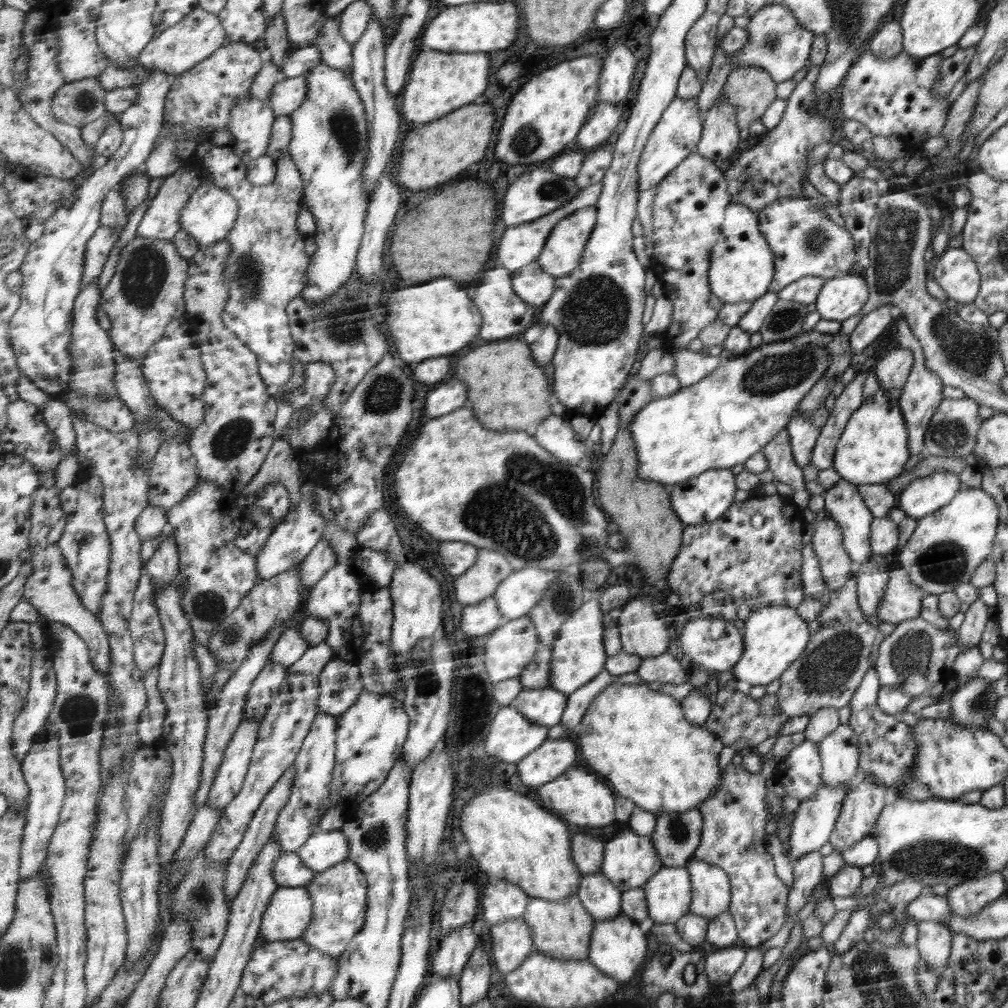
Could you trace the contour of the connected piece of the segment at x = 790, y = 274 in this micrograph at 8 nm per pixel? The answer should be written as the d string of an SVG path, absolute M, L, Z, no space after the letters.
M782 198L757 212L757 218L762 218L761 233L766 234L766 238L770 238L770 246L774 246L776 273L770 292L778 293L785 286L810 275L825 280L841 276L854 264L853 236L846 228L832 221L828 213L818 210L814 199Z

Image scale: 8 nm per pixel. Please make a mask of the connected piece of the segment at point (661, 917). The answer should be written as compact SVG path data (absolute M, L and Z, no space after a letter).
M686 867L662 868L643 889L648 922L672 924L692 912L693 881Z

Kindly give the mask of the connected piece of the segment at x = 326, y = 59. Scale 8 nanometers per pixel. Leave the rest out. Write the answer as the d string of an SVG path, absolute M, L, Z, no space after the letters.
M326 18L313 46L320 50L322 61L326 65L338 70L353 68L353 46L342 38L334 18Z

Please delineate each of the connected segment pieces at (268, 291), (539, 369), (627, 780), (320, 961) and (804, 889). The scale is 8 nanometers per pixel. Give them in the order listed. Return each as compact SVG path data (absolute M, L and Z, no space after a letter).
M213 139L206 140L198 146L197 157L202 161L203 168L210 171L209 179L238 199L238 222L226 238L226 241L232 243L232 254L224 274L226 283L230 285L230 302L223 315L226 326L234 332L235 337L256 354L262 381L275 394L275 388L289 382L290 356L292 352L296 352L296 344L292 344L290 340L285 308L306 287L306 282L309 282L309 266L312 265L312 256L304 251L308 235L303 235L296 229L296 218L305 196L305 181L301 177L300 168L289 154L275 159L275 179L272 183L261 186L254 186L246 179L245 162L230 146L219 147Z
M504 339L474 348L458 362L456 378L464 380L470 386L470 407L473 407L476 417L490 430L522 430L533 435L537 432L538 426L553 414L550 409L550 396L553 396L553 390L550 388L550 380L544 373L544 366L538 365L529 345L518 339Z
M610 682L608 688L604 688L598 696L594 696L592 704L588 706L586 714L584 714L576 734L580 738L580 747L582 748L582 756L586 758L586 762L594 772L602 774L606 781L614 786L614 790L618 790L620 796L632 800L638 807L647 810L651 813L686 812L688 810L697 809L702 804L702 801L708 800L712 794L716 793L721 788L722 774L724 773L724 763L728 756L728 750L725 744L721 742L713 731L710 731L703 725L694 725L685 718L684 707L681 705L680 699L673 695L664 694L662 691L655 691L653 688L646 686L646 684L625 684L622 682Z
M286 940L269 943L252 952L240 982L240 992L262 999L270 1005L282 998L318 997L329 993L333 982L337 979L340 964L332 955L315 950L302 940Z
M818 850L806 854L801 860L794 861L794 882L792 892L789 893L786 921L795 918L798 911L808 902L814 887L824 880L822 858L822 853Z

